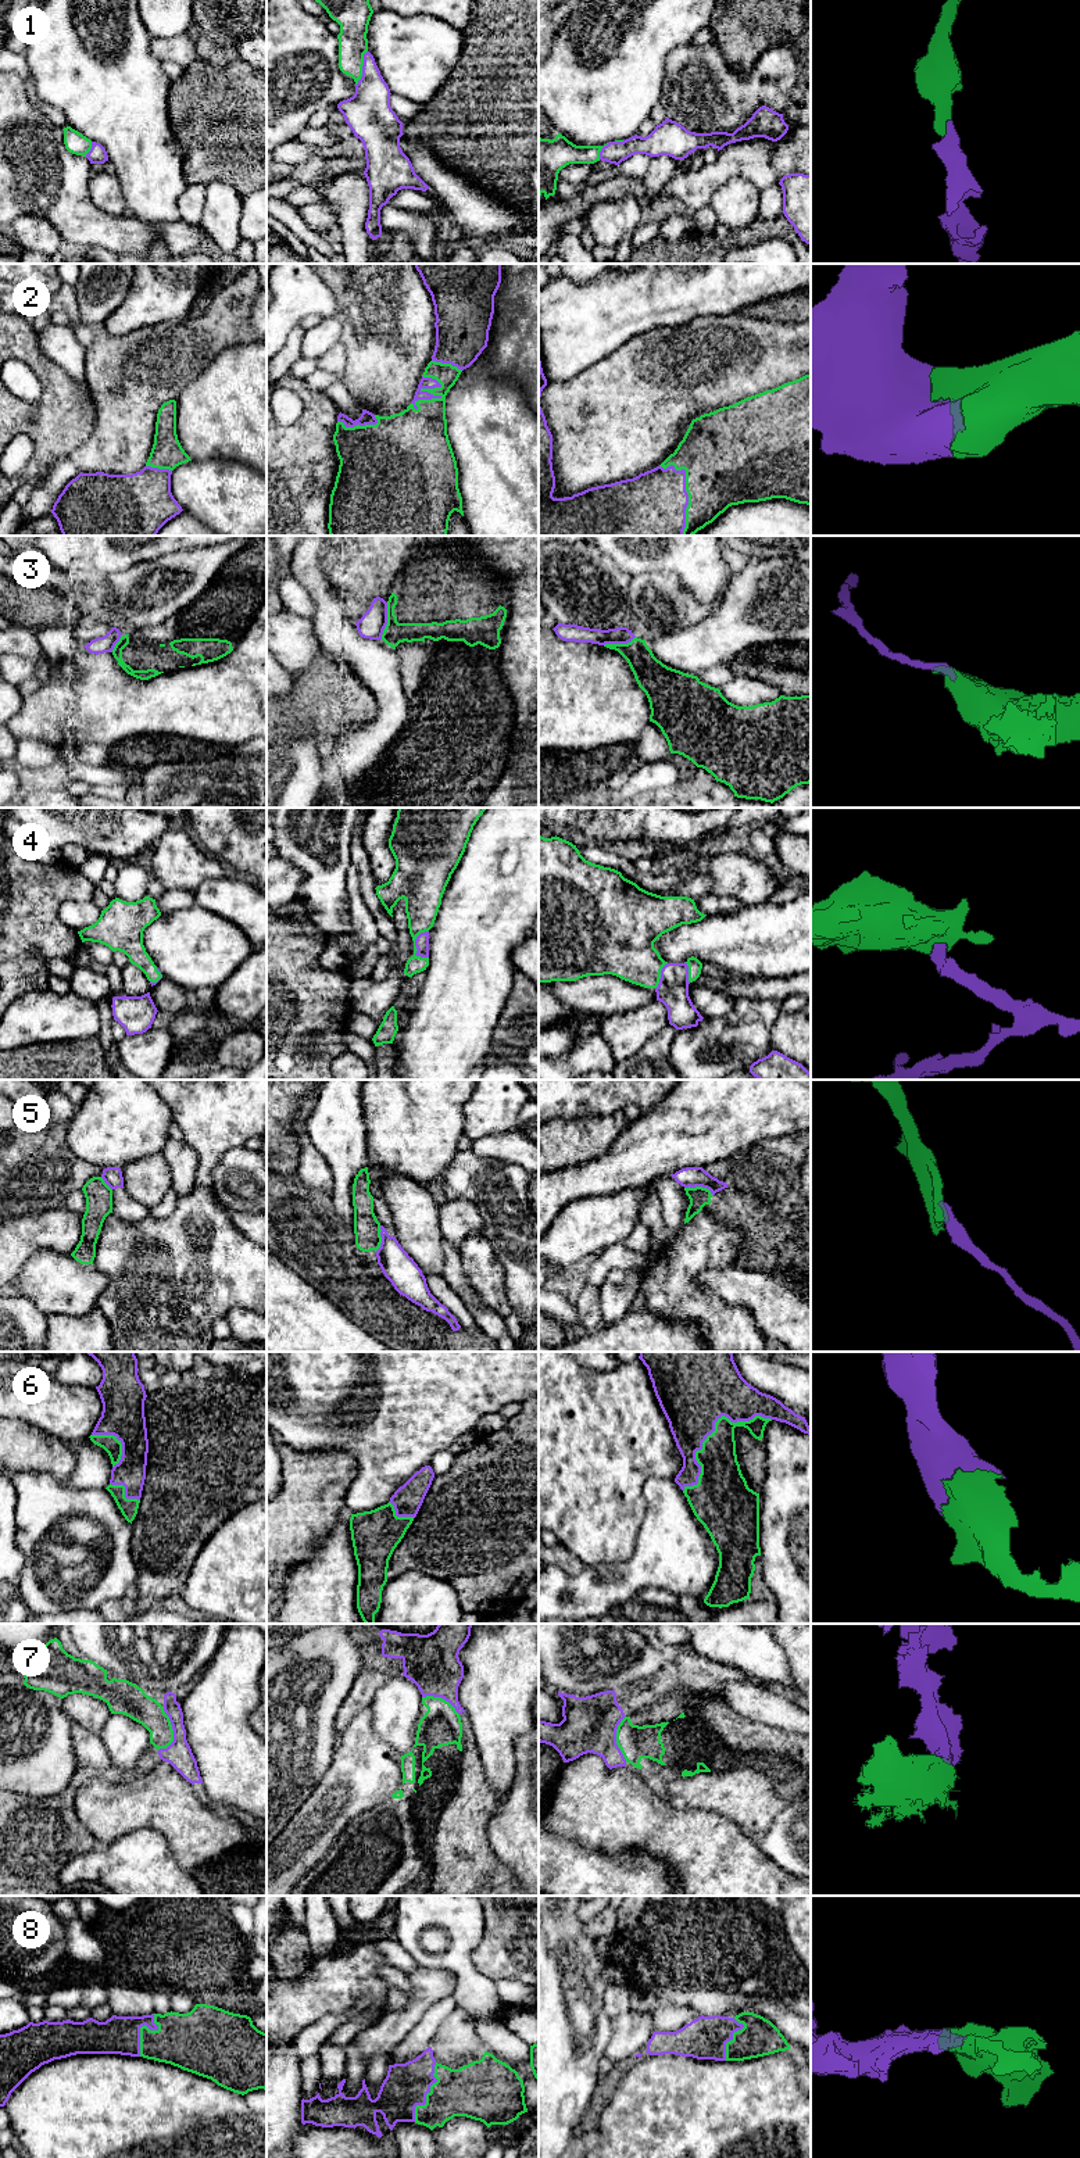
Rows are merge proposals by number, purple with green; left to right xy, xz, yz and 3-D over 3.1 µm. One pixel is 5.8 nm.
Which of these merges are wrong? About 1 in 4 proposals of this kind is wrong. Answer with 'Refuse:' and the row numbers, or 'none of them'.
Refuse: 3, 5

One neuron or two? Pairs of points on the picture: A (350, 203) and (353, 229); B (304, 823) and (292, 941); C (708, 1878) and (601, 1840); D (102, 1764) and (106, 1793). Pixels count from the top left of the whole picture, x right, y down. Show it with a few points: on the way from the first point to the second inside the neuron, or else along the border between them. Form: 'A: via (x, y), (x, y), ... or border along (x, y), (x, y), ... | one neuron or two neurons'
A: via (351, 210), (351, 222) | one neuron
B: border along (296, 899), (307, 906), (308, 916), (317, 924) | two neurons
C: via (682, 1851), (668, 1838), (628, 1838) | one neuron
D: border along (97, 1772), (104, 1774) | two neurons

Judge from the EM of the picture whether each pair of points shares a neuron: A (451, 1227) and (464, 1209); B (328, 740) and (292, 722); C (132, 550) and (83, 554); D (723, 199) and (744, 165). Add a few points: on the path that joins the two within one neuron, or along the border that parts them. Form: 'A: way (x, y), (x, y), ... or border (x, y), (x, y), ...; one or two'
A: way (456, 1223), (462, 1213); one
B: way (319, 732), (310, 722), (300, 722); one
C: way (120, 550), (96, 550); one
D: border (760, 189), (748, 181), (730, 178), (710, 197); two

